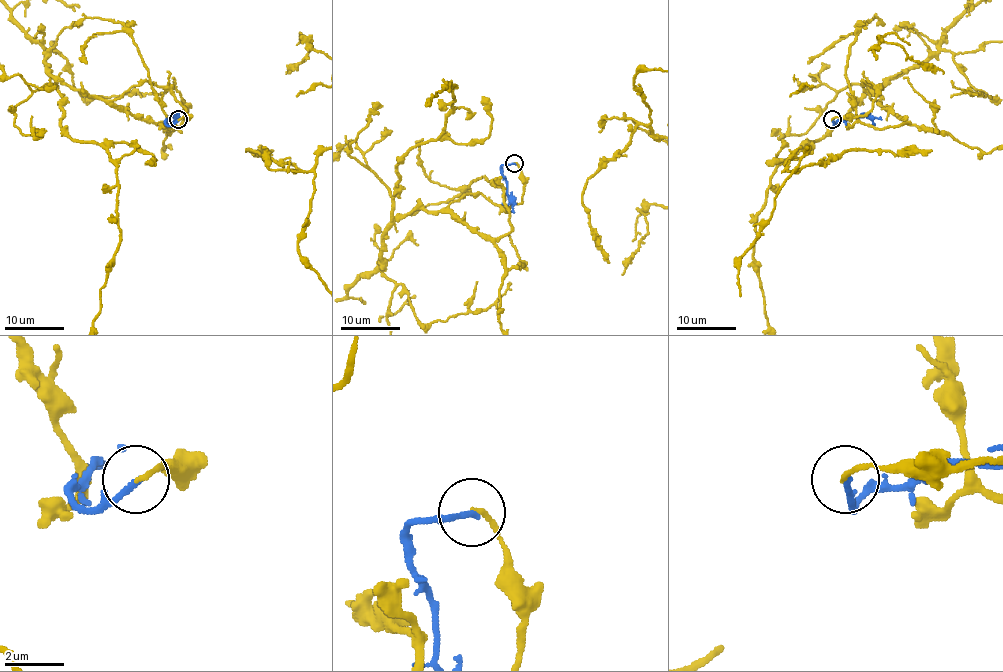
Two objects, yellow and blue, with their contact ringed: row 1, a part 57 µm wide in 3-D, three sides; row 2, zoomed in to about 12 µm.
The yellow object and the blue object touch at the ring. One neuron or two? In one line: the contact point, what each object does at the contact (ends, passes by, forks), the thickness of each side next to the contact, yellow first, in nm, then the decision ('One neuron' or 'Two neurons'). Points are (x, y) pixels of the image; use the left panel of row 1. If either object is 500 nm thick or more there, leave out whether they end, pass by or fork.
Place: (178, 119). At the ring yellow ends. At the ring blue ends. Thickness 150 nm (yellow) against 200 nm. Two neurons

